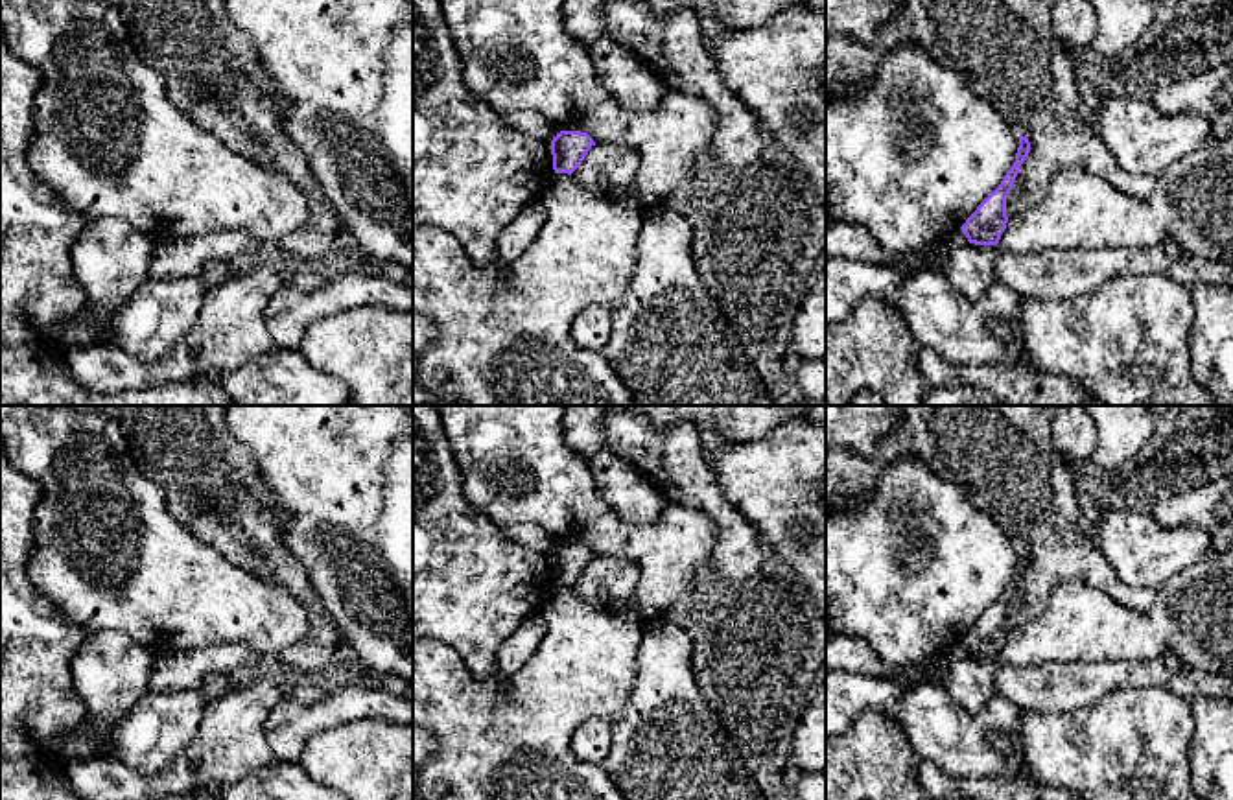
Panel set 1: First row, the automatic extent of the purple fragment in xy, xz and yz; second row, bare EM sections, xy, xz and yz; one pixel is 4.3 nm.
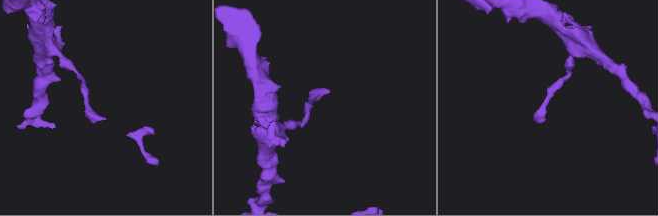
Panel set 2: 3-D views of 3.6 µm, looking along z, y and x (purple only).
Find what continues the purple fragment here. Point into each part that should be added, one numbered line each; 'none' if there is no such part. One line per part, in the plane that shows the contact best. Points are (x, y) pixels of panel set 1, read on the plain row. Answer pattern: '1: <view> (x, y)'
none

